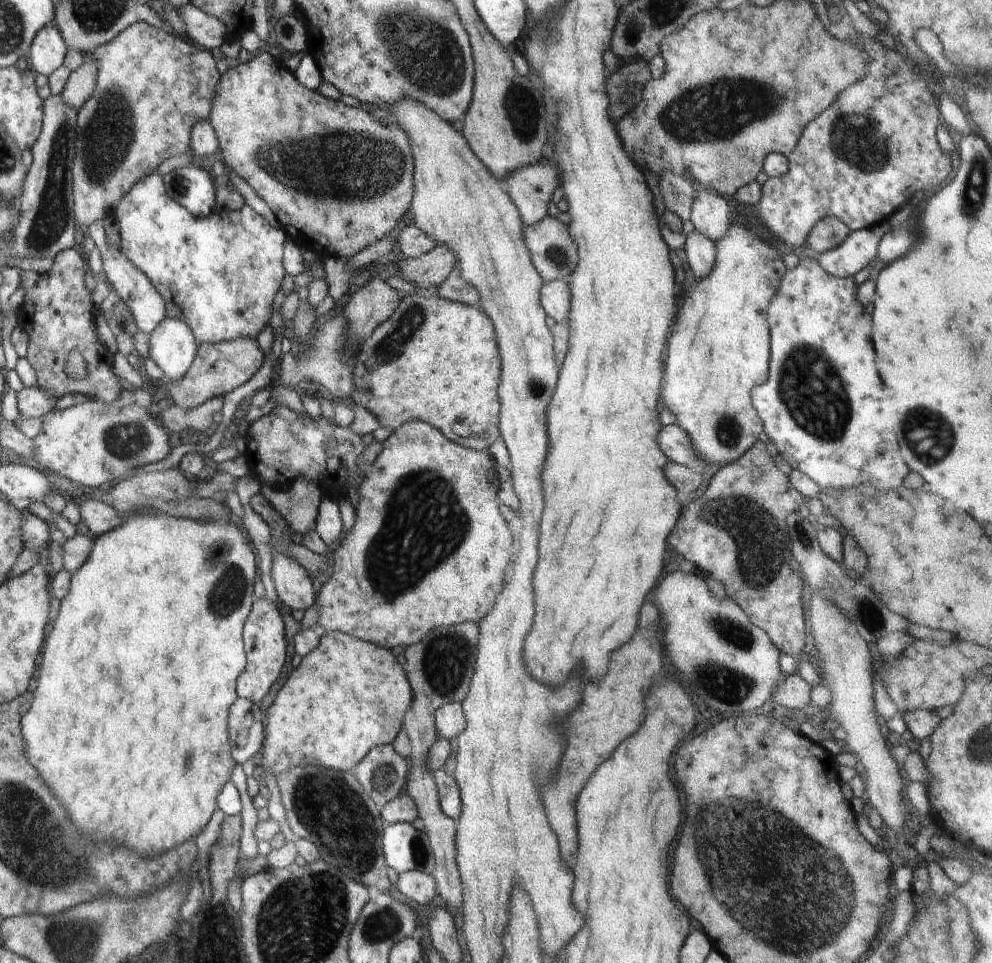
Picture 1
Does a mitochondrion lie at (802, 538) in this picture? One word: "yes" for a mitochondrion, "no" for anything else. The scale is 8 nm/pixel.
yes

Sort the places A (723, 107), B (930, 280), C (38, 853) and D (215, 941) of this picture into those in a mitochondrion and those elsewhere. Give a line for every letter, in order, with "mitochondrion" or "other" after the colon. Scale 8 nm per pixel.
A: mitochondrion
B: other
C: mitochondrion
D: mitochondrion

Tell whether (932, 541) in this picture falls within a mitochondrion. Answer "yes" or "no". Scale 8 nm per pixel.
no

